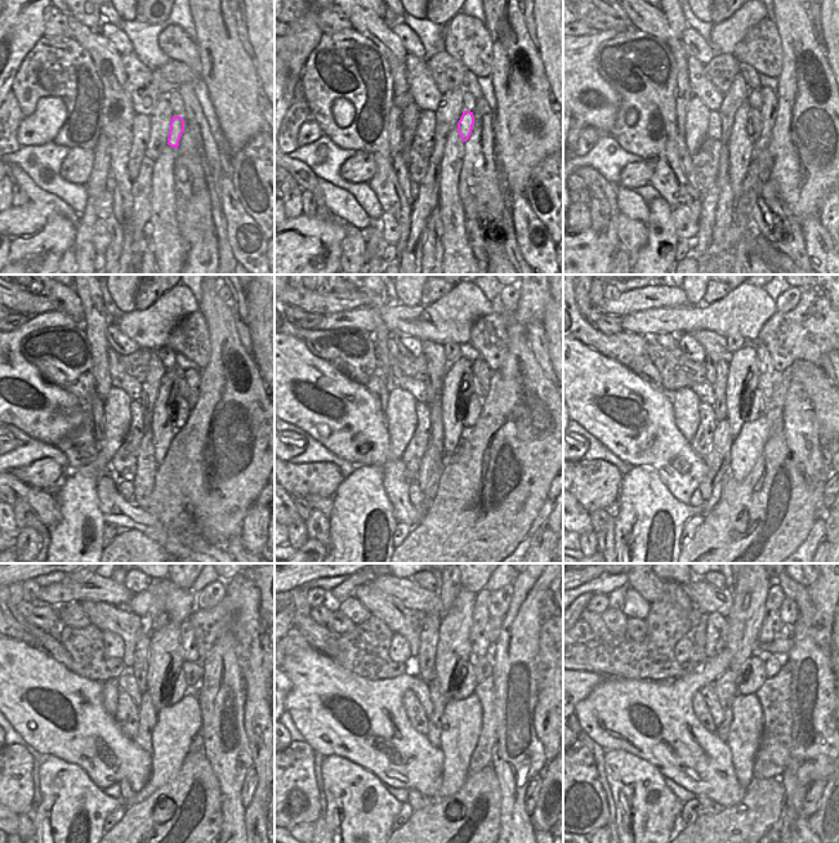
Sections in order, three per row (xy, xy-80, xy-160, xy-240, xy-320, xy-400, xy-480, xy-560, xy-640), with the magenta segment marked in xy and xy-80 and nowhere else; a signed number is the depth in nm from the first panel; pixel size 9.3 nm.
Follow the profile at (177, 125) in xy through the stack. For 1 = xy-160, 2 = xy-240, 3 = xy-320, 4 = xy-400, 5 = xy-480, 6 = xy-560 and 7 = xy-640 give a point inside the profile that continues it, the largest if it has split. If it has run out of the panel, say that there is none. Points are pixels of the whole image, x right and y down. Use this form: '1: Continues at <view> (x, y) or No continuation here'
1: Continues at xy-160 (754, 119)
2: Continues at xy-240 (179, 411)
3: Continues at xy-320 (471, 406)
4: Continues at xy-400 (758, 404)
5: Continues at xy-480 (174, 692)
6: Continues at xy-560 (462, 686)
7: Continues at xy-640 (752, 677).

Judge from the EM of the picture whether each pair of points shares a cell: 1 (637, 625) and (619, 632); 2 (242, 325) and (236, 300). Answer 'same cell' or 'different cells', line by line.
1: different cells
2: same cell

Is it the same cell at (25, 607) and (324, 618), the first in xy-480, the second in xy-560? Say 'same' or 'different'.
same

